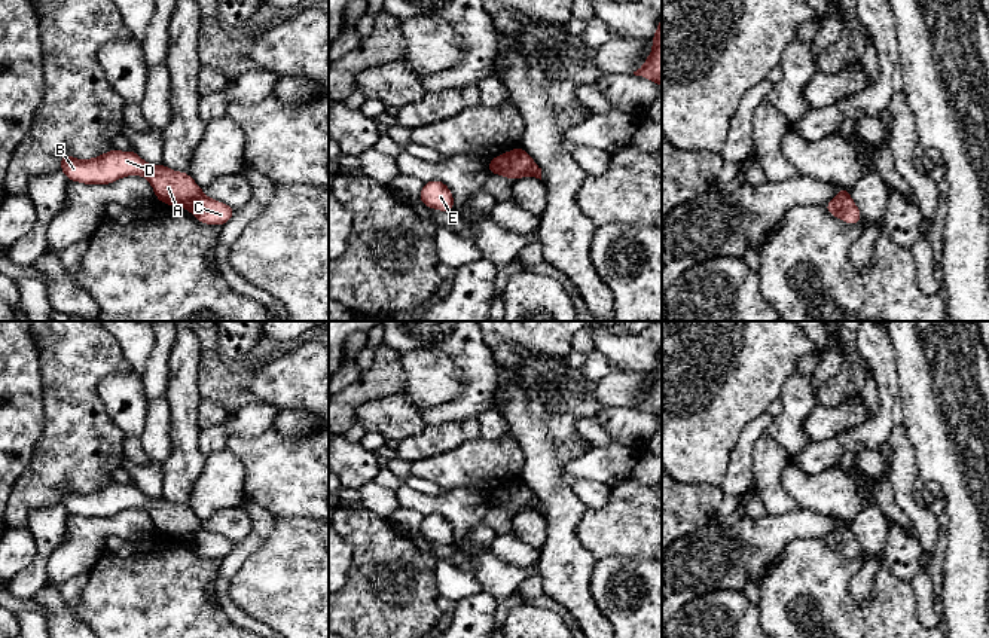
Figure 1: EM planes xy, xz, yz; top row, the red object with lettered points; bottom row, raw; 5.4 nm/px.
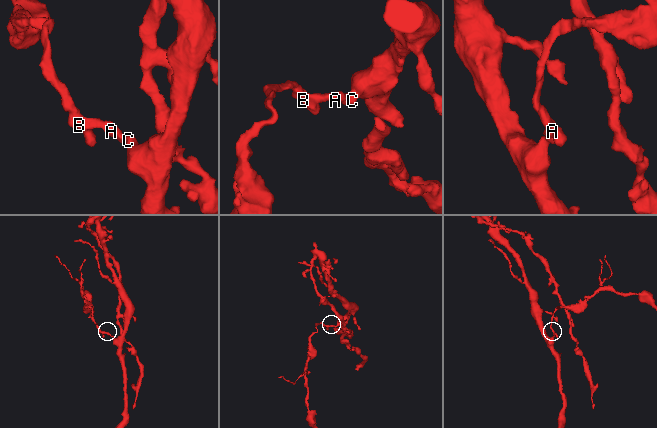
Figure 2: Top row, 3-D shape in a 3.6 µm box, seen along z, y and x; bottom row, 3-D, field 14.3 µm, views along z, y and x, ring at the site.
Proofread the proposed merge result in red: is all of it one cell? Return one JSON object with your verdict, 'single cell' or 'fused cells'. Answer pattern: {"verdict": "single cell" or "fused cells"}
{"verdict": "fused cells"}

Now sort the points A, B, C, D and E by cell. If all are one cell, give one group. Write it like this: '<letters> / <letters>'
A B D E / C

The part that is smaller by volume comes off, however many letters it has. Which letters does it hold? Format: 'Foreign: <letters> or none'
Foreign: A, B, D, E

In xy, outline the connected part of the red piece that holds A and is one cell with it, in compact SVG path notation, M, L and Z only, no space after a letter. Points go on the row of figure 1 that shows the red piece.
M112 149L88 161L62 155L59 161L61 173L68 180L85 184L110 184L125 175L143 175L150 181L158 201L177 208L187 208L202 195L202 187L193 181L189 173L173 171L162 162L149 165L134 150Z

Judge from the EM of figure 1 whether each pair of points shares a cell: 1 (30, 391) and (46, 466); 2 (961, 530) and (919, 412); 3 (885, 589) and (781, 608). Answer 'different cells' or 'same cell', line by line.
1: different cells
2: same cell
3: same cell

